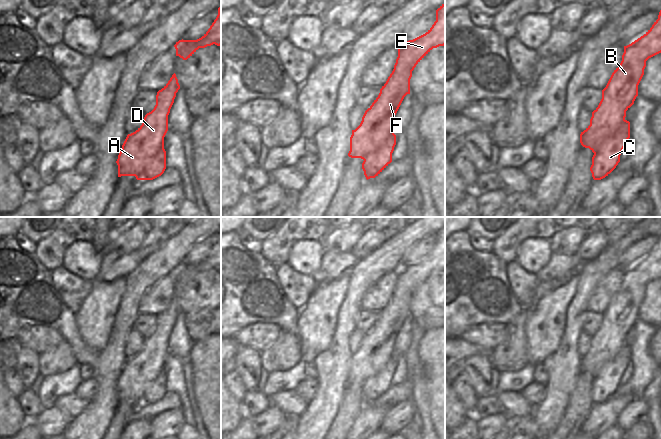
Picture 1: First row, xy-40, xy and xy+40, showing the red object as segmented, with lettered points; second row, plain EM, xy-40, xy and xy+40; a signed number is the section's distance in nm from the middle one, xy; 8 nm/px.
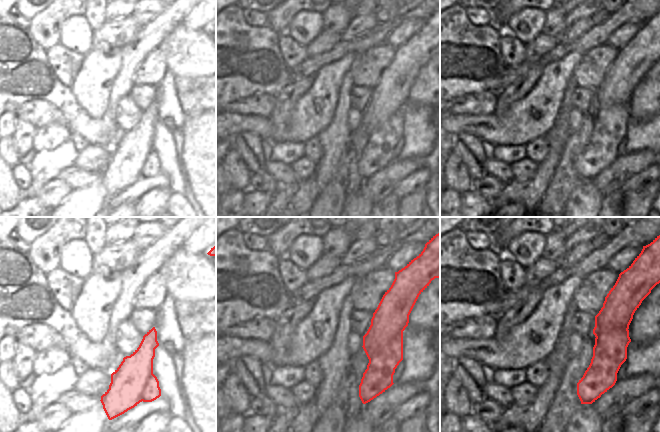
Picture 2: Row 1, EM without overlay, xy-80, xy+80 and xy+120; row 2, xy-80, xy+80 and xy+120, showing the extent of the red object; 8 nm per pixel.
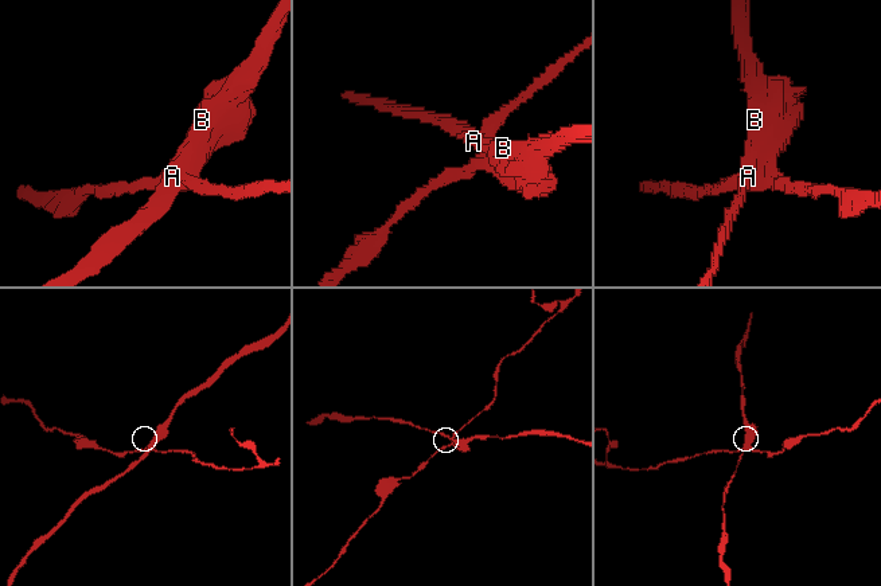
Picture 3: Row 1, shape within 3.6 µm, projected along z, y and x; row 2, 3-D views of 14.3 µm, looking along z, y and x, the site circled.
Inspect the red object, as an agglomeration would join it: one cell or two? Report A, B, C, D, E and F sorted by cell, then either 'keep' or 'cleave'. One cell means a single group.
A B D E F / C; cleave

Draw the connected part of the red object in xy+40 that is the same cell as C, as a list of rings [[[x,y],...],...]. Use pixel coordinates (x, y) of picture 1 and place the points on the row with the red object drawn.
[[[624,120],[620,127],[602,144],[592,157],[590,171],[594,180],[608,176],[620,162],[620,155],[630,138],[630,122]]]

